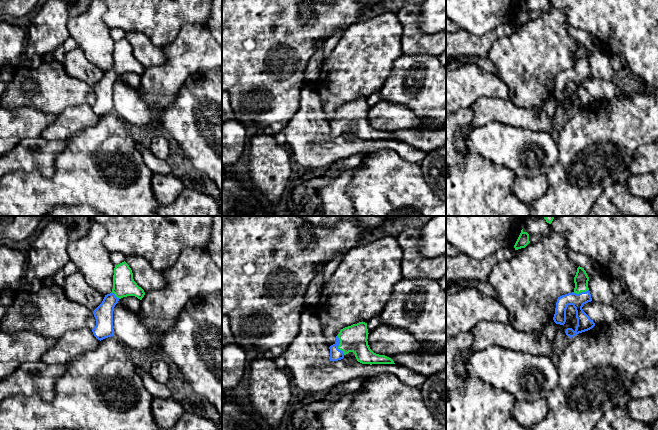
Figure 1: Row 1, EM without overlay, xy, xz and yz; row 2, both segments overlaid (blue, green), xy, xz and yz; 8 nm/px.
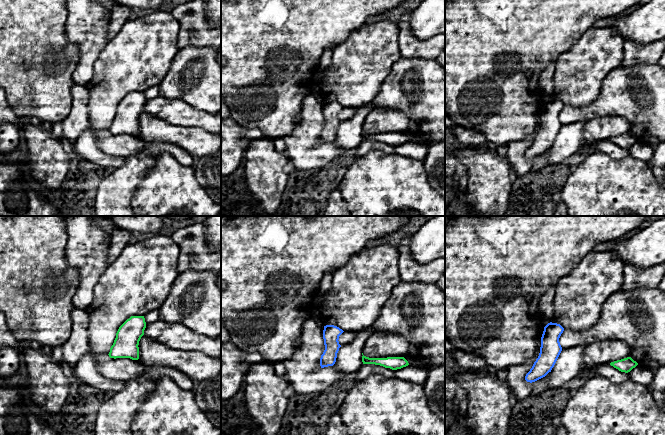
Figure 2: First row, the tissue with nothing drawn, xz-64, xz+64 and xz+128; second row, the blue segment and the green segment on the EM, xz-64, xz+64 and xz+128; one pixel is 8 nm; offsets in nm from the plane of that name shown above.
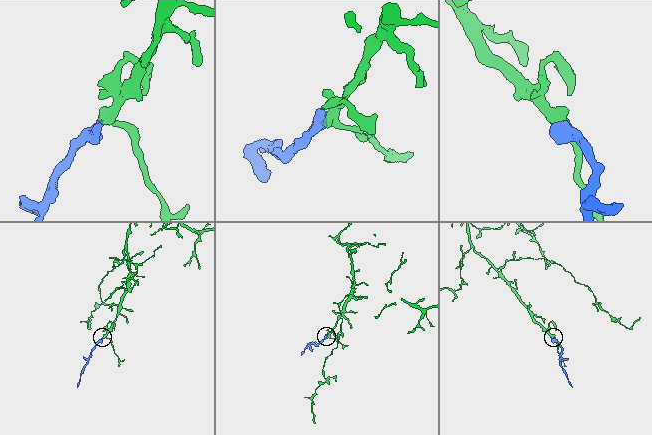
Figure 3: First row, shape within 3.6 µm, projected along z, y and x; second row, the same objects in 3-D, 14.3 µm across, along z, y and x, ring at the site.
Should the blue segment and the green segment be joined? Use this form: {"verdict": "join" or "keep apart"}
{"verdict": "join"}

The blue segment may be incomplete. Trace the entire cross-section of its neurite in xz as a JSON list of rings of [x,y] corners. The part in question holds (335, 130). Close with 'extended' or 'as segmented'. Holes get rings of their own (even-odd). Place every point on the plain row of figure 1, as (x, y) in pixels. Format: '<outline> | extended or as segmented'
[[[359,98],[340,106],[336,118],[329,123],[330,137],[338,137],[349,128],[353,128],[358,138],[362,140],[395,140],[385,132],[374,129],[368,121],[367,99]]] | extended

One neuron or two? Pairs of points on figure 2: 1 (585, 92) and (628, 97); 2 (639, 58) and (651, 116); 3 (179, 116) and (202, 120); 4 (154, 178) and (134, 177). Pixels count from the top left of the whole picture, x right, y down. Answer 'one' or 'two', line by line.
1: two
2: two
3: one
4: two

